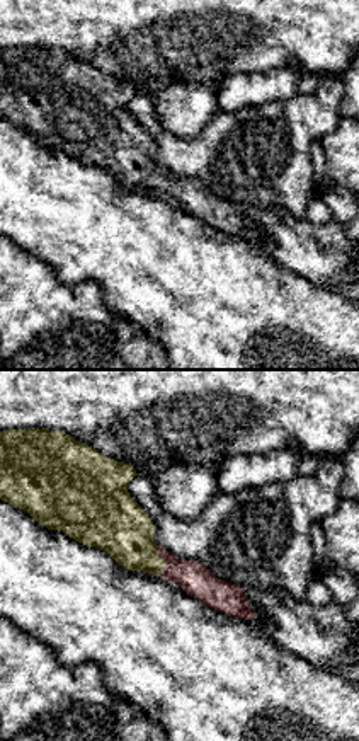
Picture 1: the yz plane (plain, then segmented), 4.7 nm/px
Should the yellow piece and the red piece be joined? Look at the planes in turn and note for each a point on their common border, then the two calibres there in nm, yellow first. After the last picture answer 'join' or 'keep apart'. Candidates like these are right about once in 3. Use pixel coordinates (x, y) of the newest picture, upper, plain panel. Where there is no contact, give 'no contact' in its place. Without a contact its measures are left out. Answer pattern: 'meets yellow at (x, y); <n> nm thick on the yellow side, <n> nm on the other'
meets yellow at (164, 179); 260 nm thick on the yellow side, 160 nm on the other

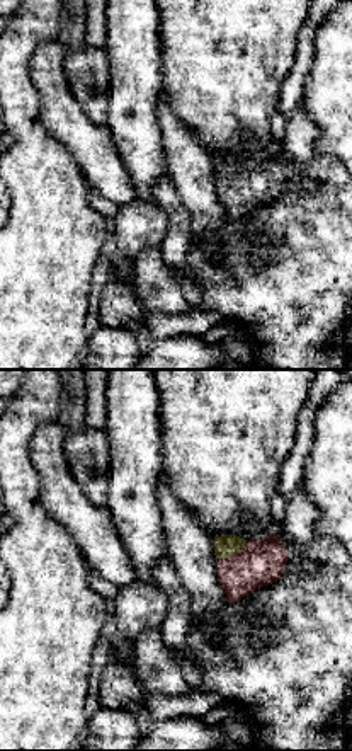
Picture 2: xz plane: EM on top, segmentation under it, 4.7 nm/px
meets yellow at (232, 172); 110 nm thick on the yellow side, 220 nm on the other

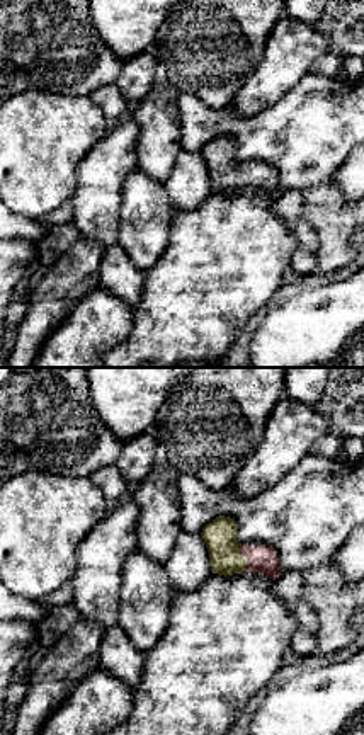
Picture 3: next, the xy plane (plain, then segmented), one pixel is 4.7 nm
meets yellow at (245, 177); 160 nm thick on the yellow side, 140 nm on the other

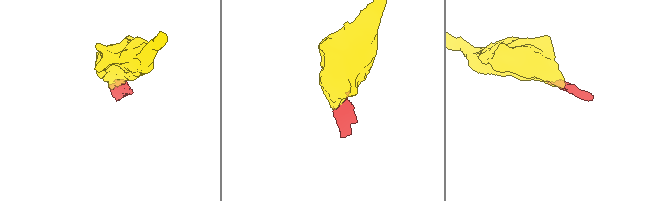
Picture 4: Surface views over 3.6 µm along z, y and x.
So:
join

